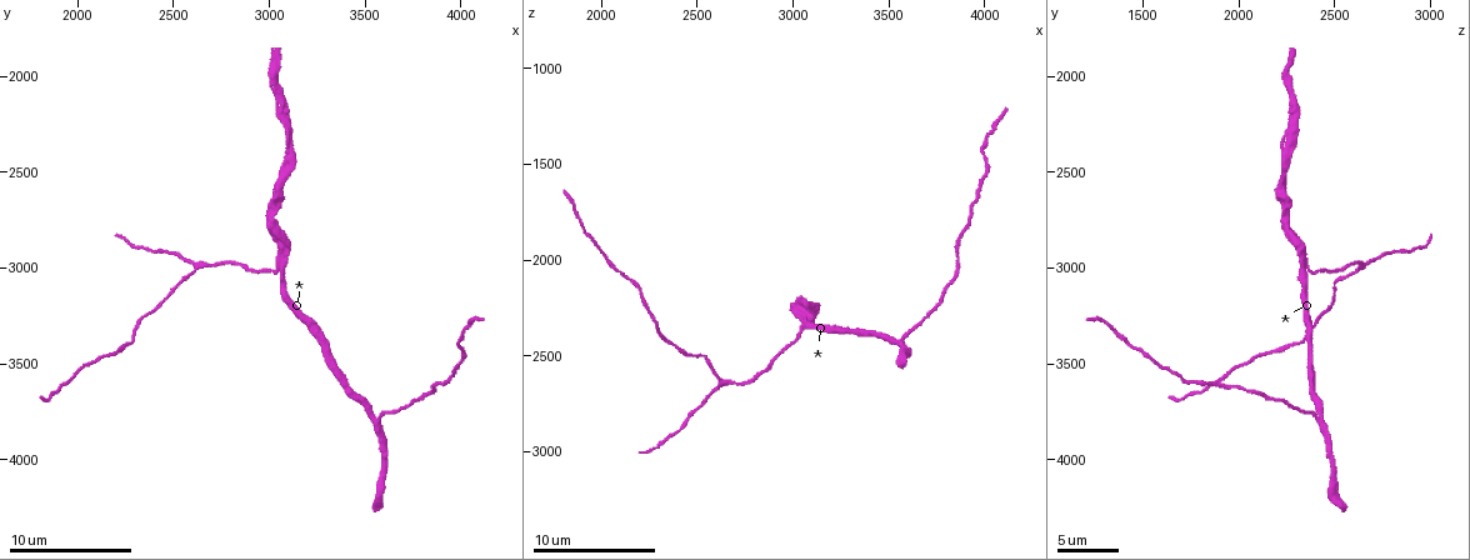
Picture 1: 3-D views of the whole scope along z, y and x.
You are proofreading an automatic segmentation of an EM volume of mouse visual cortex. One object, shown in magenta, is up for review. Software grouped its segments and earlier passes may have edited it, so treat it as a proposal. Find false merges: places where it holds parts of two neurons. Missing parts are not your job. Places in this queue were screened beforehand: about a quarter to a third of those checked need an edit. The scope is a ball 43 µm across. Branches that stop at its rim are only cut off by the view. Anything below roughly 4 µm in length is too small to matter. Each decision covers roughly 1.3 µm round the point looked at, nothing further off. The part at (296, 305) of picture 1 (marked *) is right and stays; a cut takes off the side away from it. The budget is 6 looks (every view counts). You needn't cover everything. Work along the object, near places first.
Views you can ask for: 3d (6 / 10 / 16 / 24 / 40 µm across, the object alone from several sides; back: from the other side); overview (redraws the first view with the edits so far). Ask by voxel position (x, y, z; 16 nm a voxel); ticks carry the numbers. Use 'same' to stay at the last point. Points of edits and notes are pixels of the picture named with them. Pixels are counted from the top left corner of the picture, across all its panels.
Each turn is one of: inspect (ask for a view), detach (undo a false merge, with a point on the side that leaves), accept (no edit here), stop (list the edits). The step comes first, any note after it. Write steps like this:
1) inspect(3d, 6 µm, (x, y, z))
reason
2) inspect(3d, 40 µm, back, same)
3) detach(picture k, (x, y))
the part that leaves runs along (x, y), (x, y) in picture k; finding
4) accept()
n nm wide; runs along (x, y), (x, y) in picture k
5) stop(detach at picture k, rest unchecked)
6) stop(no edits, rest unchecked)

inspect(3d, 10 µm, (2610, 3000, 2660))
three-way junction

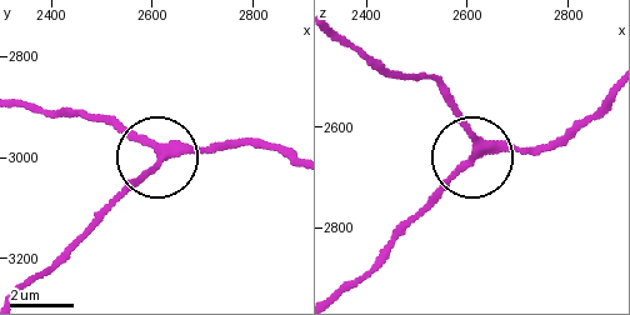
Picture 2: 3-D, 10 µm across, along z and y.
inspect(3d, 10 µm, back, (2625, 2990, 2645))
from behind

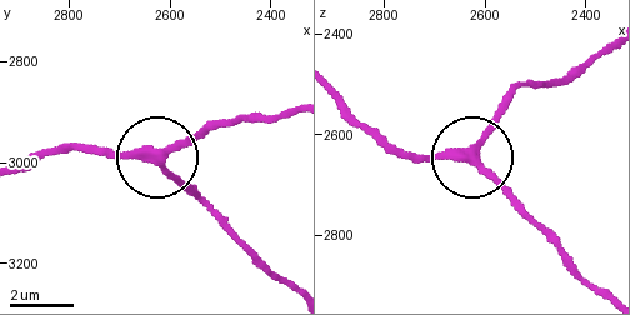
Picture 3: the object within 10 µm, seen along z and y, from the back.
accept()
260 nm wide; runs along (24, 171), (65, 146), (161, 155), (224, 125) in picture 3; all the same neuron

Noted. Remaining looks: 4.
inspect(3d, 6 µm, (3050, 3000, 2370))
branch point

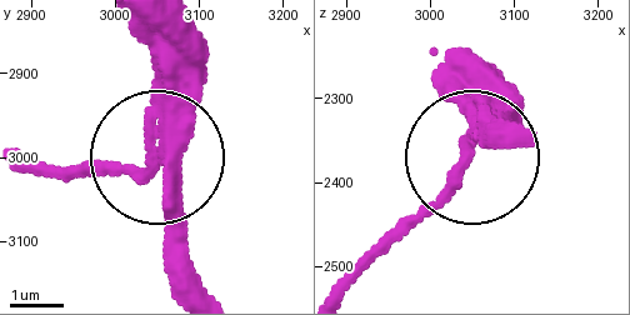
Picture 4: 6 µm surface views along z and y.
inspect(3d, 6 µm, back, (3040, 3010, 2370))

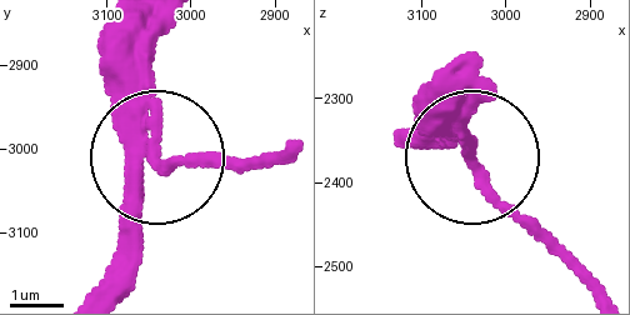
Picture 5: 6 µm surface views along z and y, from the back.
accept()
side arm 20 µm; 3 arms; continuous, no second neuron

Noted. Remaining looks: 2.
inspect(3d, 6 µm, (3580, 3790, 2420))
side arm on a straight run

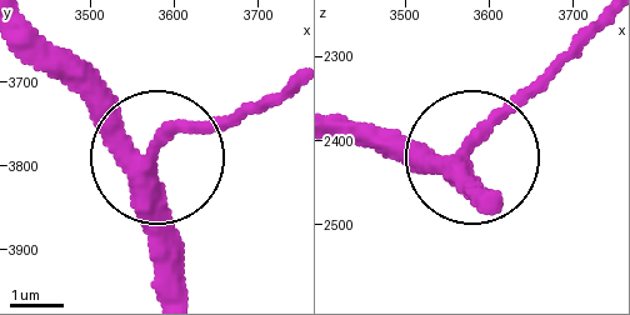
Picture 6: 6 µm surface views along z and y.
accept()
runs along (24, 33), (149, 158), (154, 288) in picture 6; all the same neuron

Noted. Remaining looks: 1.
stop(no edits, rest unchecked)

